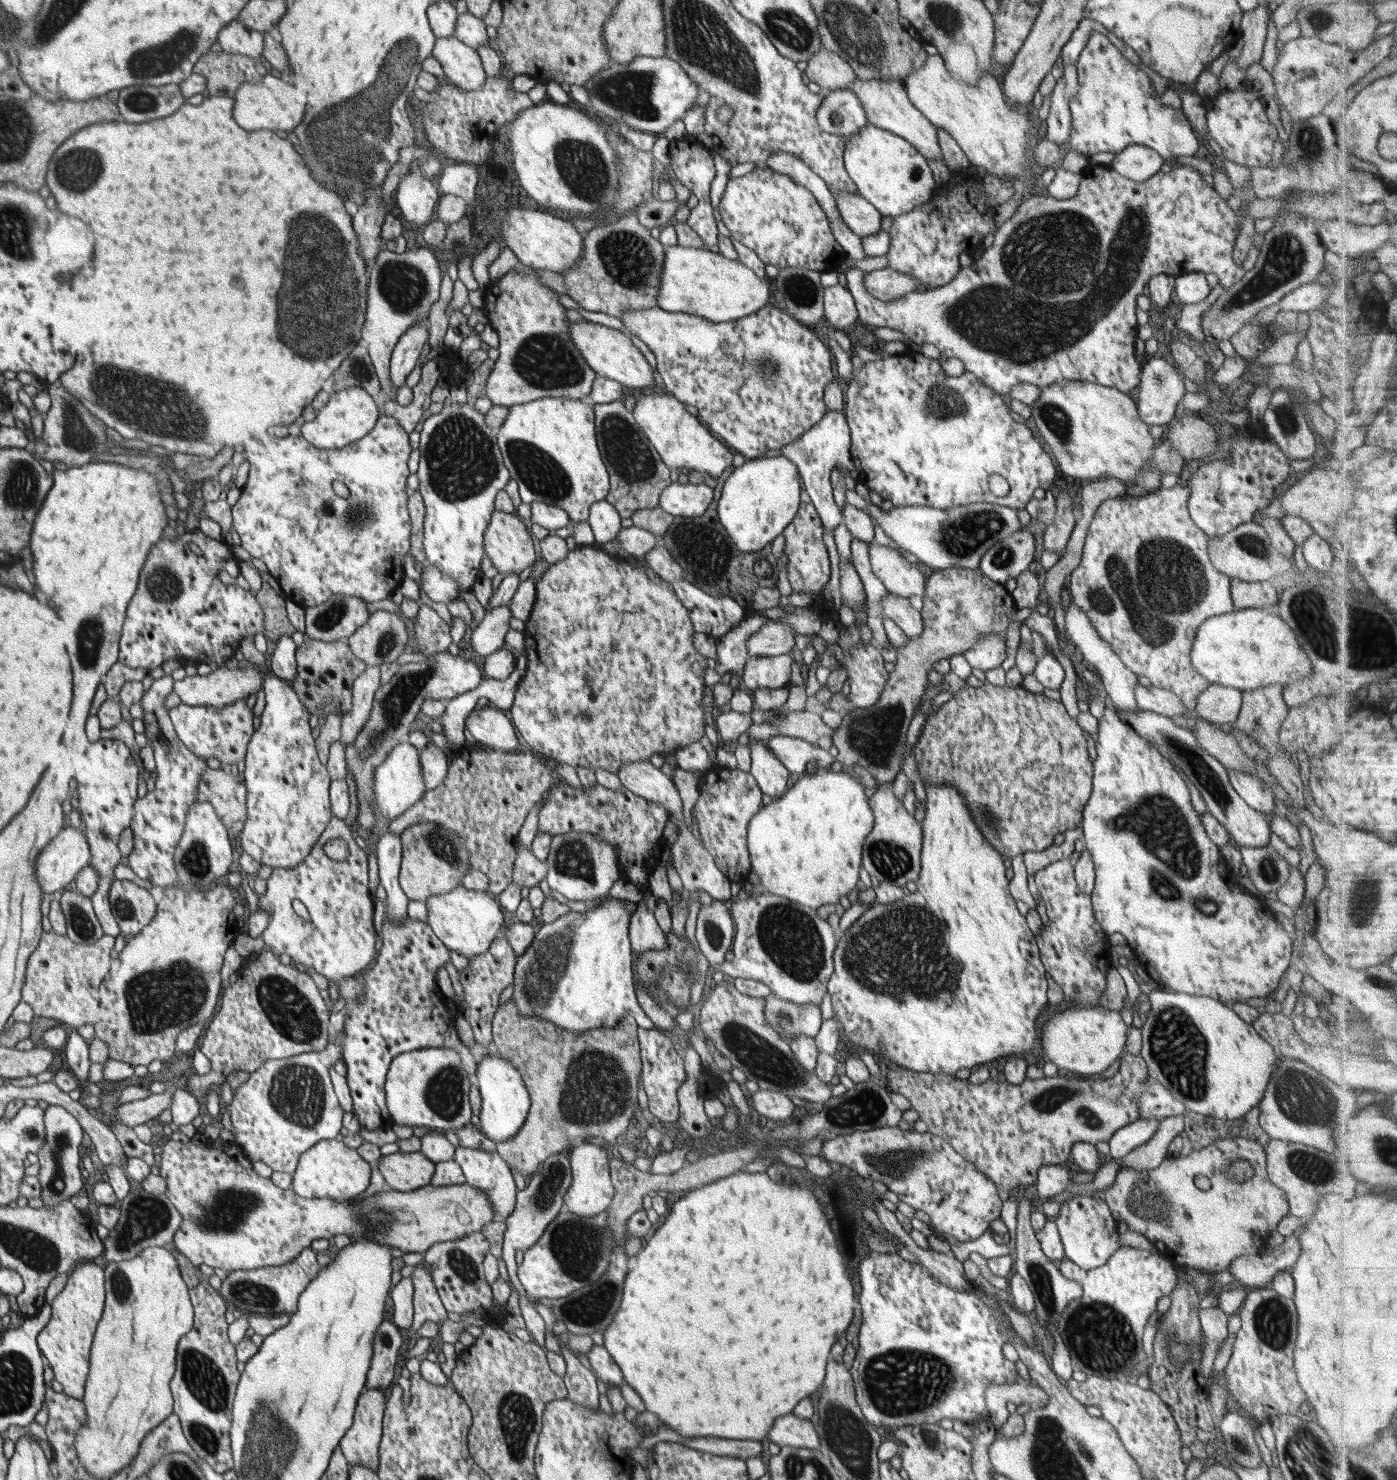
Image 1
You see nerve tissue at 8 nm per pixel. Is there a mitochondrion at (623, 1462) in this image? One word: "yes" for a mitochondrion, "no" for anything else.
no

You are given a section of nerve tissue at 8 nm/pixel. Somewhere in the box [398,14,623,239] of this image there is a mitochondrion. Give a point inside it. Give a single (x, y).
(583, 168)

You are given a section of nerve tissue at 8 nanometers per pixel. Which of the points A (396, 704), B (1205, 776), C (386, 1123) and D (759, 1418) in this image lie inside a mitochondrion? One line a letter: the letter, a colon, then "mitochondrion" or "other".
A: mitochondrion
B: mitochondrion
C: other
D: other

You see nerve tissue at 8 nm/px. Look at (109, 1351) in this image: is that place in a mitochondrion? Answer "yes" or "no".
no

